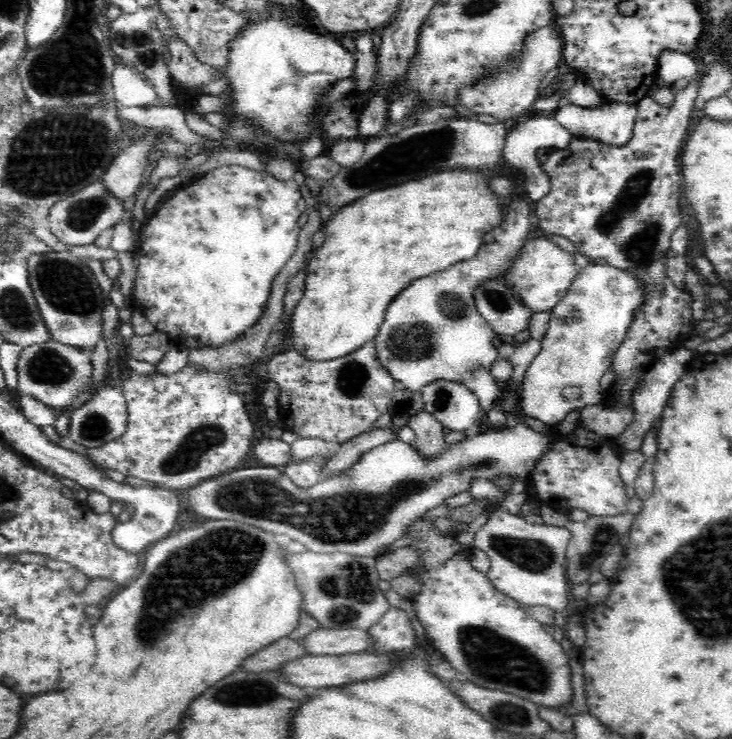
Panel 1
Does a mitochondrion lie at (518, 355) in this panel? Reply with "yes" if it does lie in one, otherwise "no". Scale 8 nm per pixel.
no

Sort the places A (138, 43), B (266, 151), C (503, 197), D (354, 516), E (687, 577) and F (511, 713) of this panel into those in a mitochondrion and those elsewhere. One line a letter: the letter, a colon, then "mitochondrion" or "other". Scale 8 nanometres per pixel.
A: mitochondrion
B: other
C: other
D: mitochondrion
E: mitochondrion
F: mitochondrion

